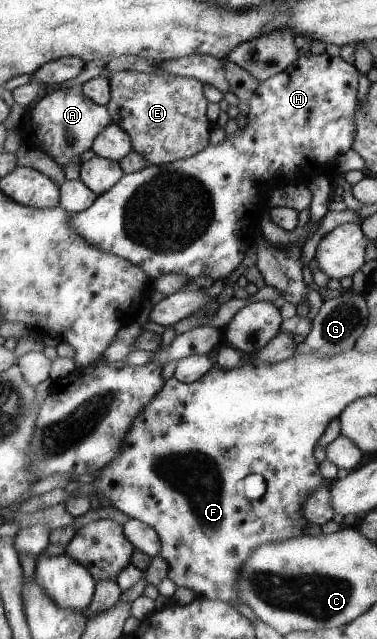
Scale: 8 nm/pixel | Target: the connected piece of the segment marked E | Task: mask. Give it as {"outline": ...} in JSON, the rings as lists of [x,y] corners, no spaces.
{"outline":[[[138,71],[114,73],[109,77],[109,81],[111,99],[106,108],[113,115],[113,122],[132,137],[133,150],[145,156],[148,164],[167,165],[204,151],[208,146],[208,134],[210,134],[210,122],[206,118],[208,99],[202,92],[202,81],[190,77]]]}

